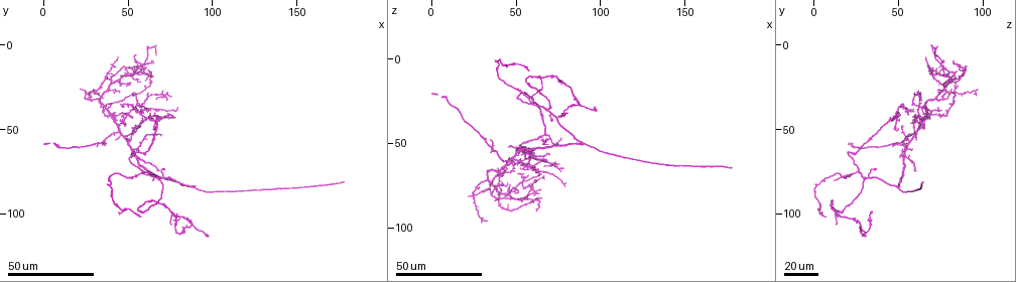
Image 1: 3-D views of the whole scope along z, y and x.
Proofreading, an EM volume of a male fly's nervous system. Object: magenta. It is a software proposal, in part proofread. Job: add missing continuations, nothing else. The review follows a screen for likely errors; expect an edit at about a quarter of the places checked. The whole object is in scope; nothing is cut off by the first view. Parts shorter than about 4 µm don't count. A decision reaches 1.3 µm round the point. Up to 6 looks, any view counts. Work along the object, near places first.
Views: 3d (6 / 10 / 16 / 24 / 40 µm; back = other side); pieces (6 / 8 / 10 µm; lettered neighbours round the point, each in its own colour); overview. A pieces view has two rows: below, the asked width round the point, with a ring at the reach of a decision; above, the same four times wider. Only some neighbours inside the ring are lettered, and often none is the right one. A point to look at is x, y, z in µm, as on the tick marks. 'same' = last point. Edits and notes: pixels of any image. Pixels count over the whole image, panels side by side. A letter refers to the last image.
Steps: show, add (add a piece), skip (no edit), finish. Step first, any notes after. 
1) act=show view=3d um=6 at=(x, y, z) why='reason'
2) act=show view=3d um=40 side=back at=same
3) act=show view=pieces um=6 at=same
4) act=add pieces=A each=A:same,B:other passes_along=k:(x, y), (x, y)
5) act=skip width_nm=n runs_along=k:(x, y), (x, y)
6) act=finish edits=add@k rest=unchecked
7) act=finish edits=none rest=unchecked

act=show view=3d um=24 at=(57, 103, 8) why='thin end'

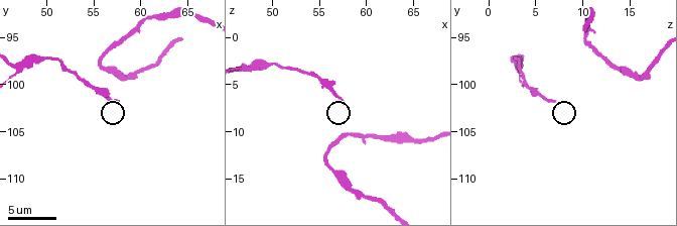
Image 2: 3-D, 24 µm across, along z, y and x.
act=show view=pieces um=6 at=(57.6, 101.6, 6.8) why='see the neighbours'

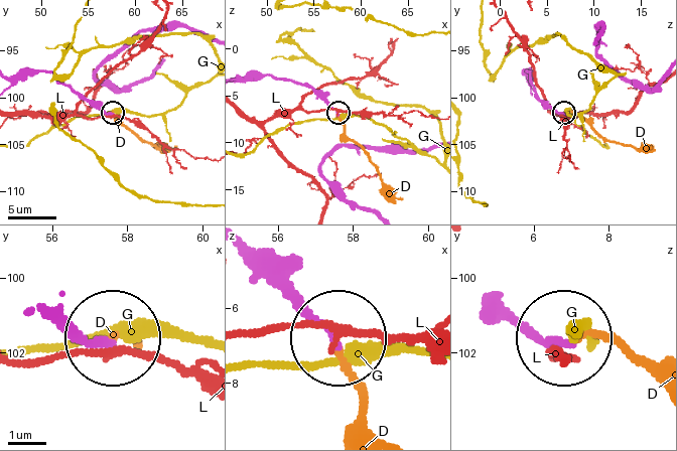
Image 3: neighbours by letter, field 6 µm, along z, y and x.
act=add pieces=D each=D:same,G:other,L:other passes_along=3:(313, 91), (334, 110), (383, 184), (401, 198) found='it goes on there'

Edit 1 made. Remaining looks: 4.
act=show view=overview

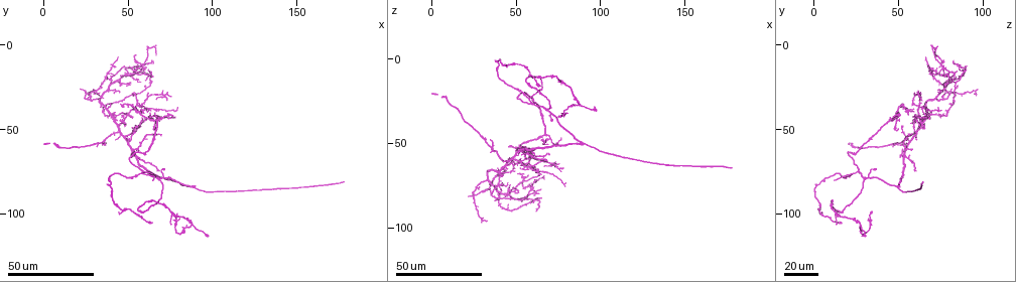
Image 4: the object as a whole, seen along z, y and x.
act=show view=3d um=40 at=(65, 80, 12) why='end of a long branch'

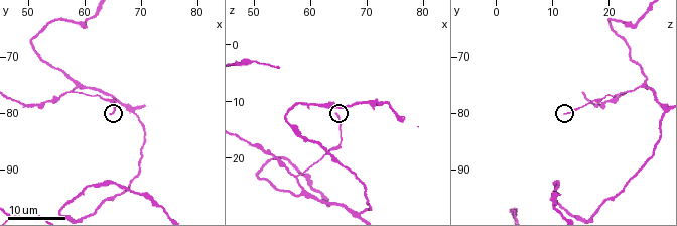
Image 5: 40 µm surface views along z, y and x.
act=show view=pieces um=10 at=(64.5, 80.0, 12.5) why='see the neighbours'

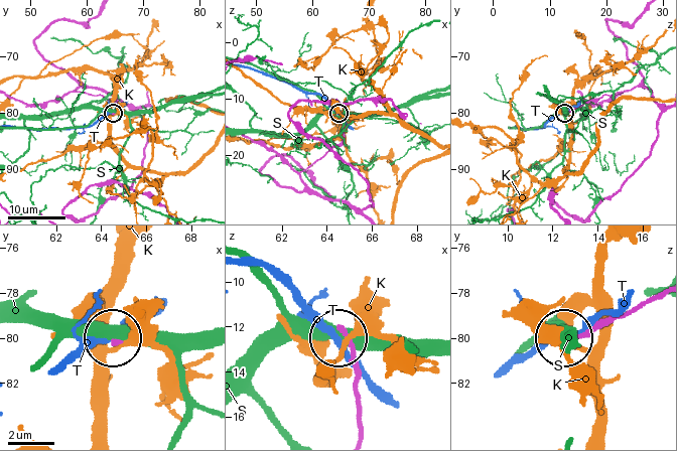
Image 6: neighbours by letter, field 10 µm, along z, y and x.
act=skip each=K:other,S:other,T:other runs_along=6:(359, 434), (359, 370), (344, 338) found='none of them fits'

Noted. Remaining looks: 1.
act=finish edits=add@3 rest=unchecked

